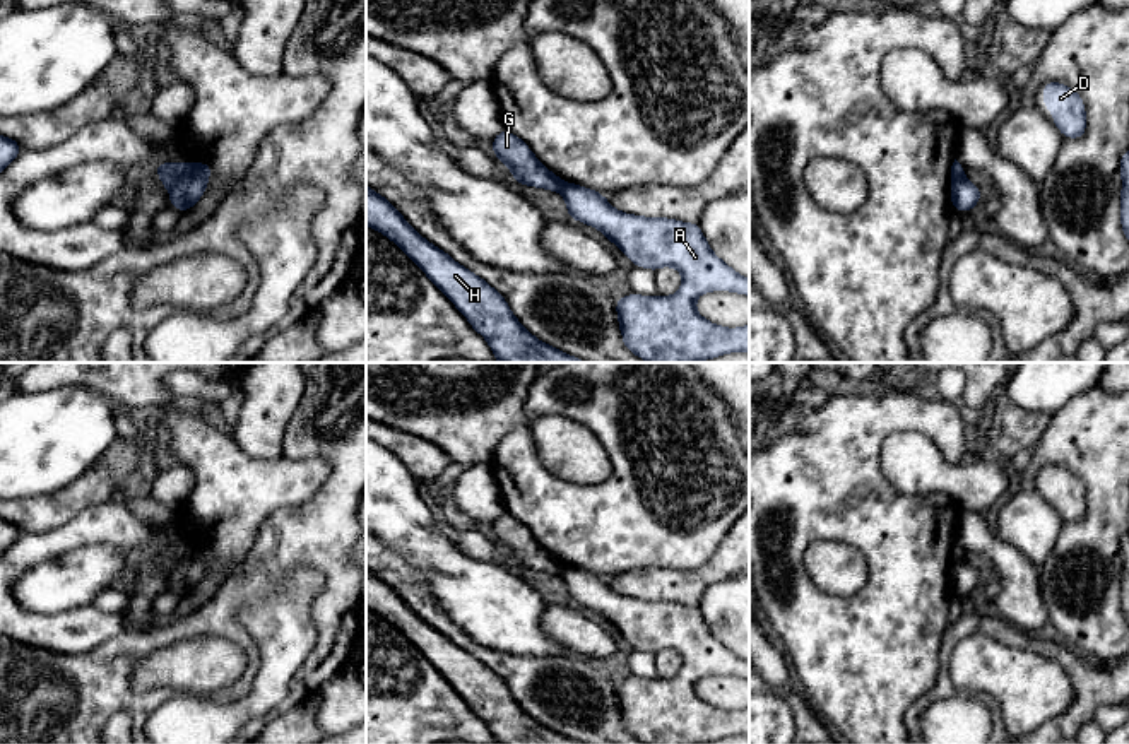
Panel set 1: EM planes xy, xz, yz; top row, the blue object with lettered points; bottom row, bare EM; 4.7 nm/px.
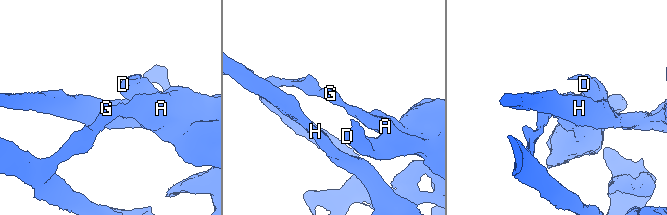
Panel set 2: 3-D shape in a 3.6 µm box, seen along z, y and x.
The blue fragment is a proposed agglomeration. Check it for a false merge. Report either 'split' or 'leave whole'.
split

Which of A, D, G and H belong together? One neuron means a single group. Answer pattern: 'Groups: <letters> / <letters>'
Groups: A D / G H

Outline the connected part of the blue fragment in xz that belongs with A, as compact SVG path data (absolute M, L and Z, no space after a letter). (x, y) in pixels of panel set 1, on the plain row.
M566 566L561 580L568 602L606 617L635 650L674 650L683 658L672 679L628 677L616 682L624 730L645 744L706 744L749 735L749 708L725 712L696 694L700 677L730 674L749 679L749 662L718 641L700 607L667 600L633 599L582 568Z

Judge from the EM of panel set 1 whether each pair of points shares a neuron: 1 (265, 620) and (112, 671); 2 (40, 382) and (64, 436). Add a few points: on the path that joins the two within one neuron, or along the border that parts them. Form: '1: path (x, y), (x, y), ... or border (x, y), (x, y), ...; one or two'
1: border (267, 592), (255, 597), (238, 616), (260, 664); two
2: border (82, 385), (59, 385), (17, 394); two

